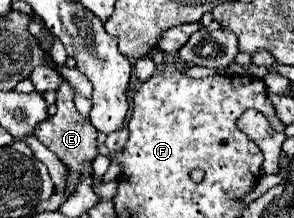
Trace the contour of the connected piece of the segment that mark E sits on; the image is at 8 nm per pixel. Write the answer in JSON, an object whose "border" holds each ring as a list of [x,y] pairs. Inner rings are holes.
{"border":[[[62,82],[60,88],[56,90],[56,114],[52,118],[46,118],[42,124],[38,124],[38,128],[34,128],[34,136],[50,150],[58,156],[58,160],[66,166],[68,170],[68,178],[66,178],[66,190],[68,190],[68,196],[66,200],[76,192],[76,186],[80,184],[80,176],[82,176],[82,170],[84,166],[88,164],[90,166],[90,176],[92,176],[92,186],[98,186],[100,180],[94,176],[94,170],[92,170],[92,162],[94,158],[98,156],[98,142],[96,142],[96,136],[98,136],[98,130],[76,110],[74,102],[72,102],[72,96],[74,96],[74,90],[68,82]]]}

